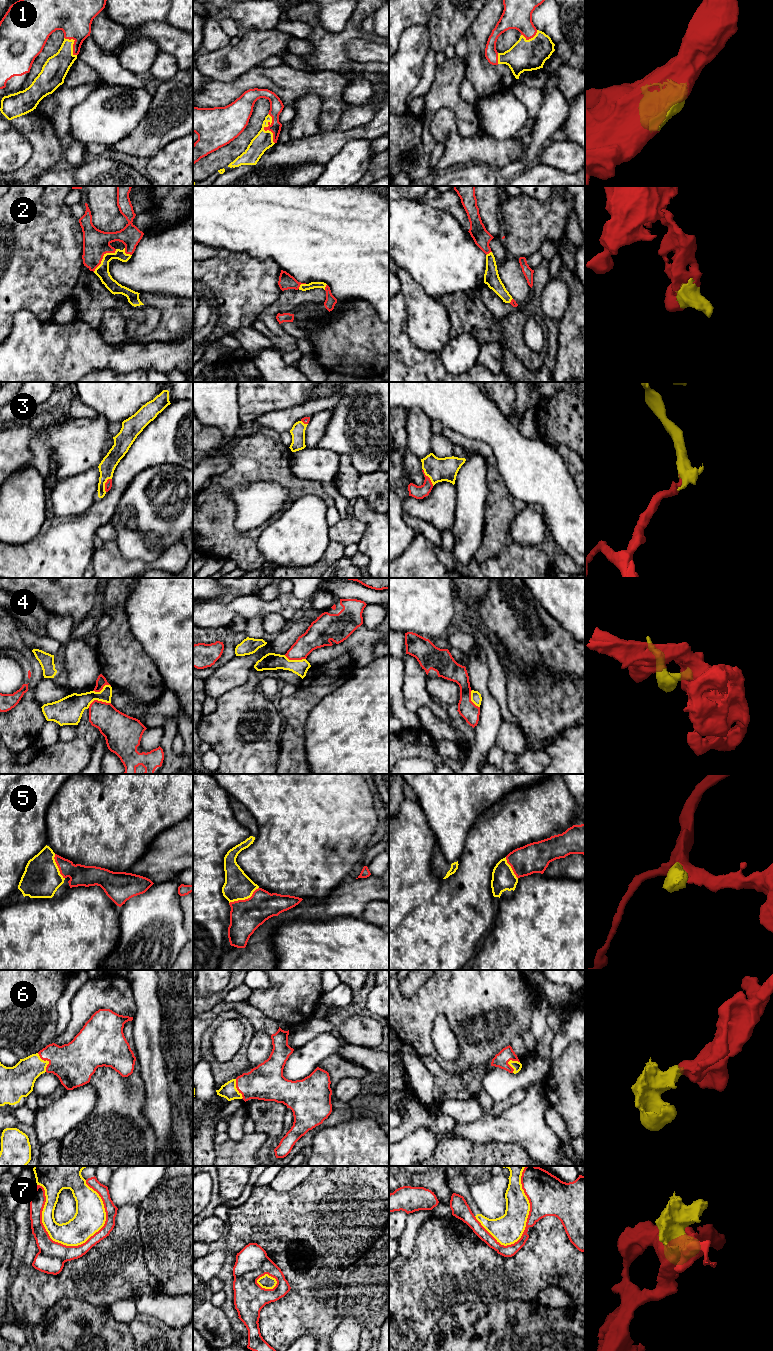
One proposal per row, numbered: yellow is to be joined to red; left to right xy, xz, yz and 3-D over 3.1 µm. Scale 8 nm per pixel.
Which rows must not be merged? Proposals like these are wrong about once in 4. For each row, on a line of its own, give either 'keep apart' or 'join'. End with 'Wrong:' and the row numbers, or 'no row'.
1: join
2: join
3: join
4: keep apart
5: join
6: join
7: keep apart
Wrong: 4, 7

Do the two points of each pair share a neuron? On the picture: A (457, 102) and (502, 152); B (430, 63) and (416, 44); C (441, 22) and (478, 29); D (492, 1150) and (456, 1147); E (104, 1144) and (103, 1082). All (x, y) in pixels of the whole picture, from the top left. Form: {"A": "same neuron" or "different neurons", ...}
{"A": "different neurons", "B": "different neurons", "C": "different neurons", "D": "same neuron", "E": "same neuron"}

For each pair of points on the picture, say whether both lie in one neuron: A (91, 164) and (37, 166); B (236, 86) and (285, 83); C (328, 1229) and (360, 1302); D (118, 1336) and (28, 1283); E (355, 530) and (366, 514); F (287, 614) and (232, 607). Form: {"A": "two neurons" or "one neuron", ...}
{"A": "two neurons", "B": "one neuron", "C": "two neurons", "D": "two neurons", "E": "two neurons", "F": "one neuron"}

